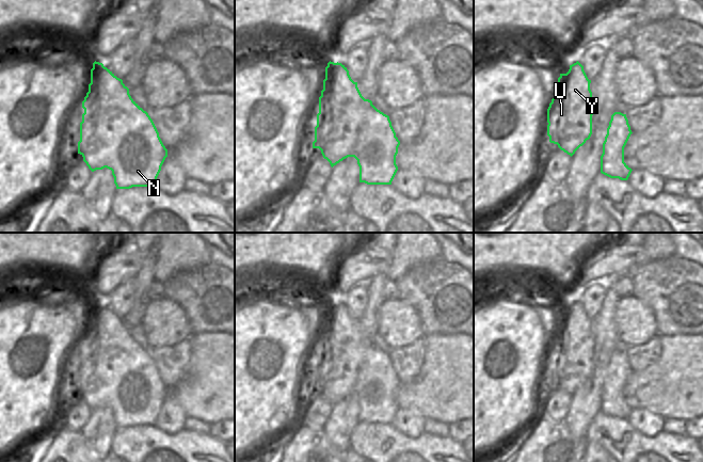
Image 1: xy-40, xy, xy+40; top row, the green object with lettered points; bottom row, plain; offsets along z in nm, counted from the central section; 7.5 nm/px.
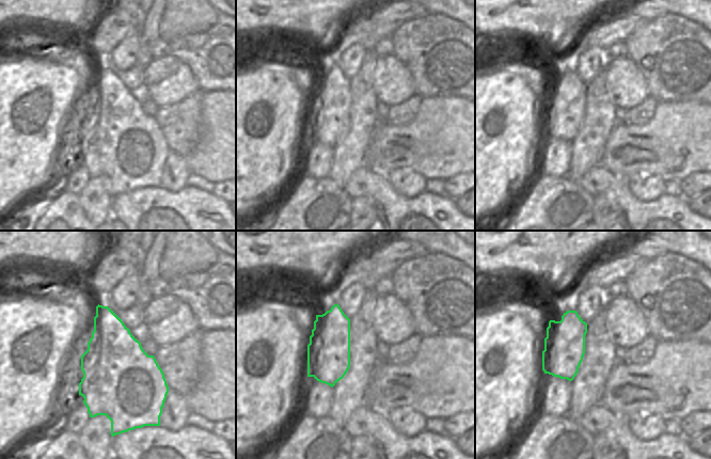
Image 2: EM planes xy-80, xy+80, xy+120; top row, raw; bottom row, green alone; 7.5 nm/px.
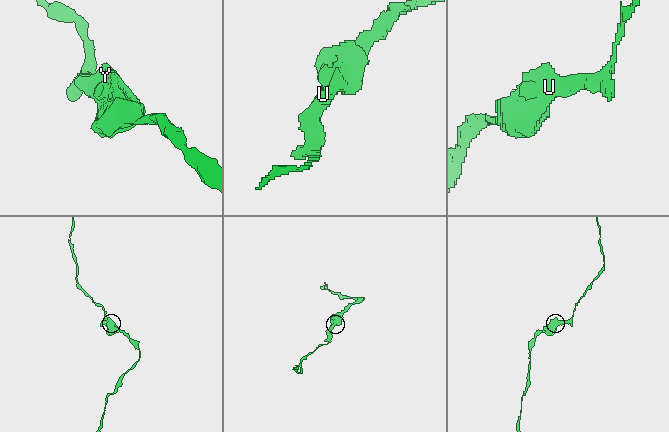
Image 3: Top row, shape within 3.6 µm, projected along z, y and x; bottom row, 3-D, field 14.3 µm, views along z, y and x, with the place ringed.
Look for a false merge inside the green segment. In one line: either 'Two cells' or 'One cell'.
One cell

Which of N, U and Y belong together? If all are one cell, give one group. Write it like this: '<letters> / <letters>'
N U Y

